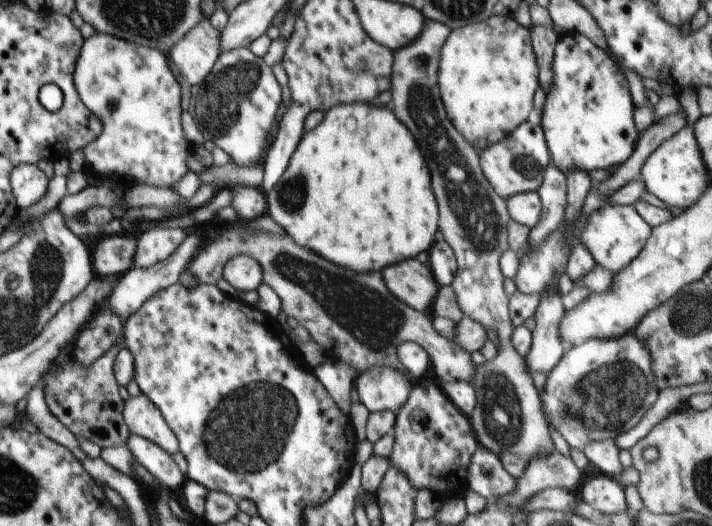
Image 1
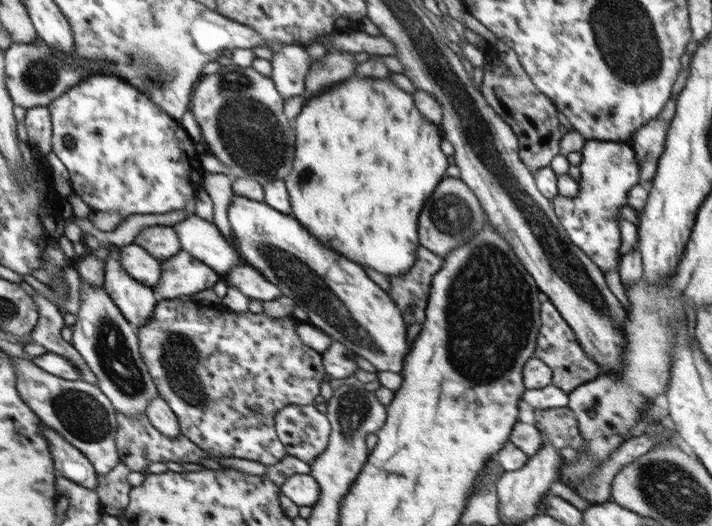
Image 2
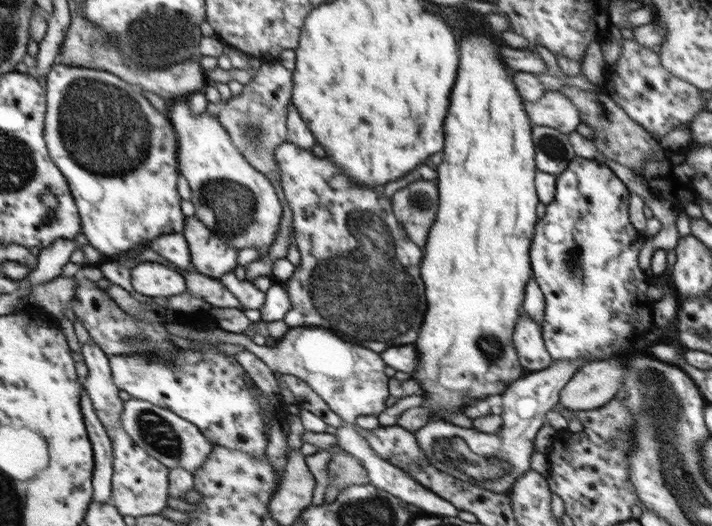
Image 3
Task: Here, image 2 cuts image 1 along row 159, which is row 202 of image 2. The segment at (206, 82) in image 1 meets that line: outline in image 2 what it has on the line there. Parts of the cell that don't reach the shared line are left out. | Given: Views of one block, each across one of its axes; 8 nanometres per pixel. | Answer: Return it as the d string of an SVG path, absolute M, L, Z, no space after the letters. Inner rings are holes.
M234 193L227 215L232 230L231 243L240 252L244 263L256 268L268 282L280 289L282 295L294 300L296 306L301 306L308 314L307 322L310 325L318 327L355 354L363 356L376 370L402 374L404 357L412 349L412 344L408 344L406 339L408 326L394 300L370 279L362 266L320 243L296 218L270 207L264 201L255 201Z

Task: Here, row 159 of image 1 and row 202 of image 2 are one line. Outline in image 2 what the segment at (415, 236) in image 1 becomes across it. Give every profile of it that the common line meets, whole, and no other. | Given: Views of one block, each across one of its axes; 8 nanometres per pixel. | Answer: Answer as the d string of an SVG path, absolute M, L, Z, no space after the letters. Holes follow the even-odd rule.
M353 76L310 97L296 115L293 129L296 154L292 170L284 180L292 207L290 215L320 243L332 247L362 268L374 268L389 277L406 273L416 261L416 249L420 247L416 232L420 208L450 166L448 156L440 150L444 135L440 126L424 118L414 106L413 94L398 88L389 77L382 80Z

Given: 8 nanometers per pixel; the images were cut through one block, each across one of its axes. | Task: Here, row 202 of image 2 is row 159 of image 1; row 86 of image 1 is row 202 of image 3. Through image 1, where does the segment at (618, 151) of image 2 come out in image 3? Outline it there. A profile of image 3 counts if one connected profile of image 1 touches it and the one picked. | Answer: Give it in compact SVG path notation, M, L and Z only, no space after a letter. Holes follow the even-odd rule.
M575 156L564 172L557 175L554 198L545 206L543 218L539 218L533 234L533 241L529 248L529 257L533 272L533 279L538 283L540 290L545 296L545 317L541 324L543 341L546 350L550 353L551 364L561 360L590 359L591 362L601 361L610 356L626 354L630 350L627 346L629 340L637 336L644 336L649 330L655 327L653 322L654 301L648 301L646 291L652 284L651 278L638 267L638 253L644 244L646 237L642 232L636 230L630 224L629 216L629 195L626 185L614 174L614 171L606 164L597 160L590 160L584 157Z

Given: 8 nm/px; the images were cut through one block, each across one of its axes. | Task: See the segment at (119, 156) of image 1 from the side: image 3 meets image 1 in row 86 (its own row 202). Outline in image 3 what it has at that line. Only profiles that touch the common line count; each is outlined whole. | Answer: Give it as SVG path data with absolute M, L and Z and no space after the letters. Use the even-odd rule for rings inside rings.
M57 62L52 65L48 75L48 148L52 148L52 156L56 156L56 164L64 168L64 176L68 176L68 184L72 184L72 192L76 192L76 204L80 204L79 216L84 216L84 236L90 246L101 252L110 260L131 256L132 249L138 244L147 245L149 241L160 235L182 233L186 216L180 212L180 194L177 189L179 162L177 161L177 134L167 115L158 112L140 92L140 88L132 86L126 80L113 76L112 72L100 72L94 66L73 67Z

